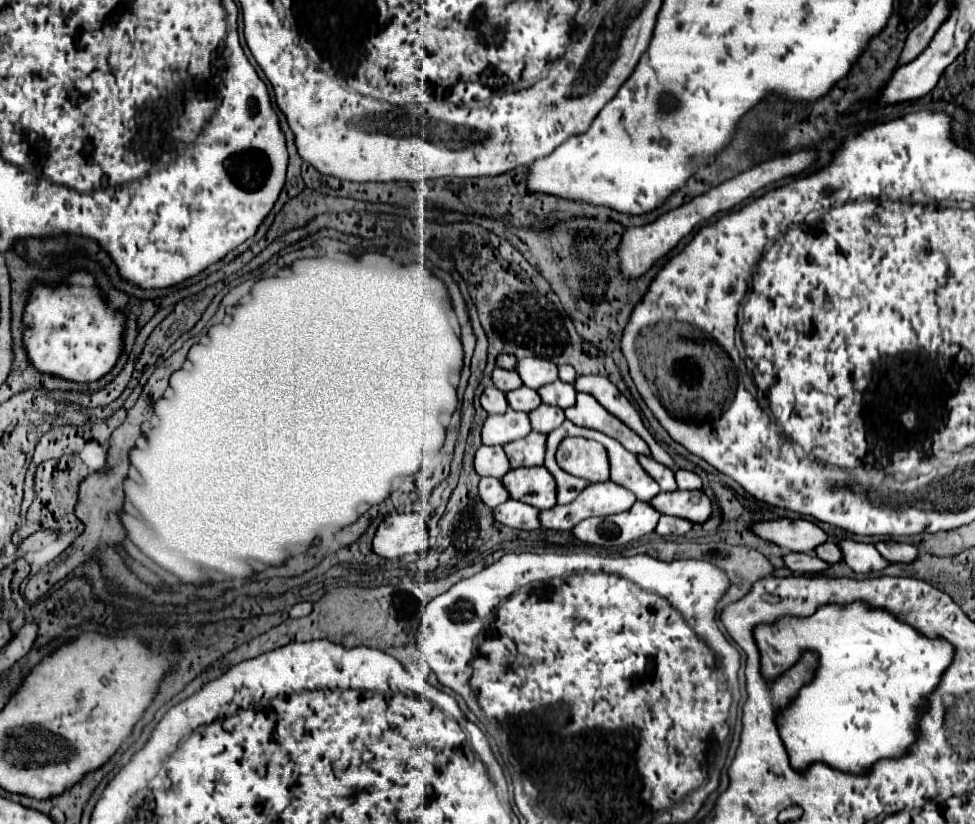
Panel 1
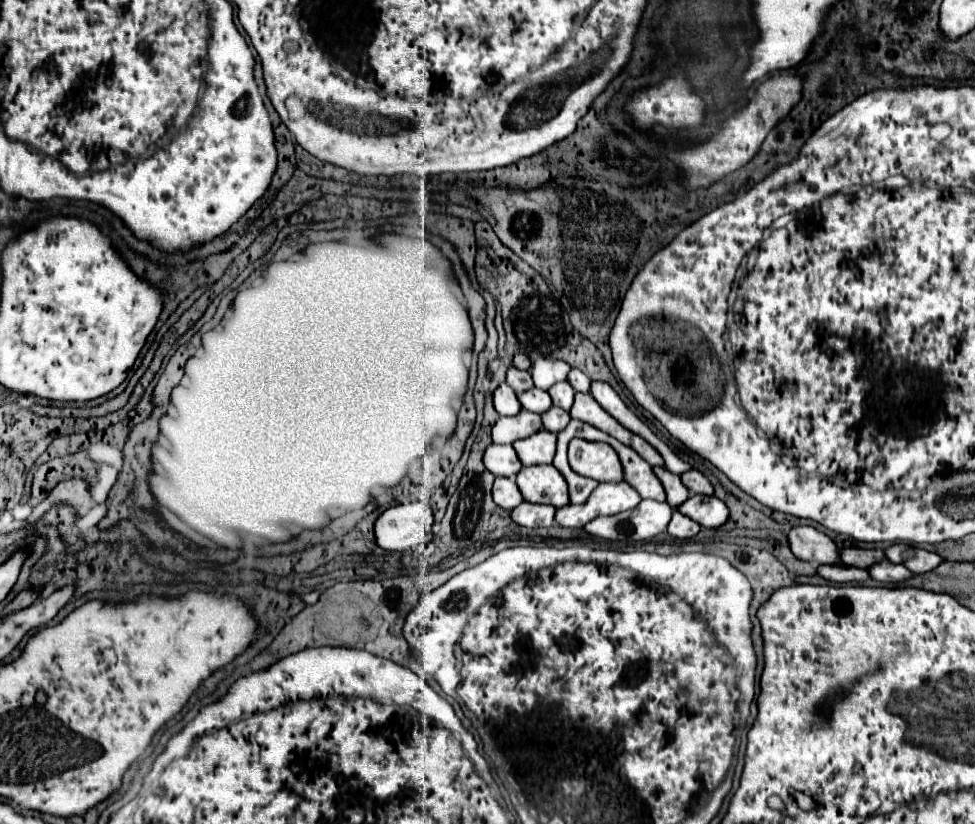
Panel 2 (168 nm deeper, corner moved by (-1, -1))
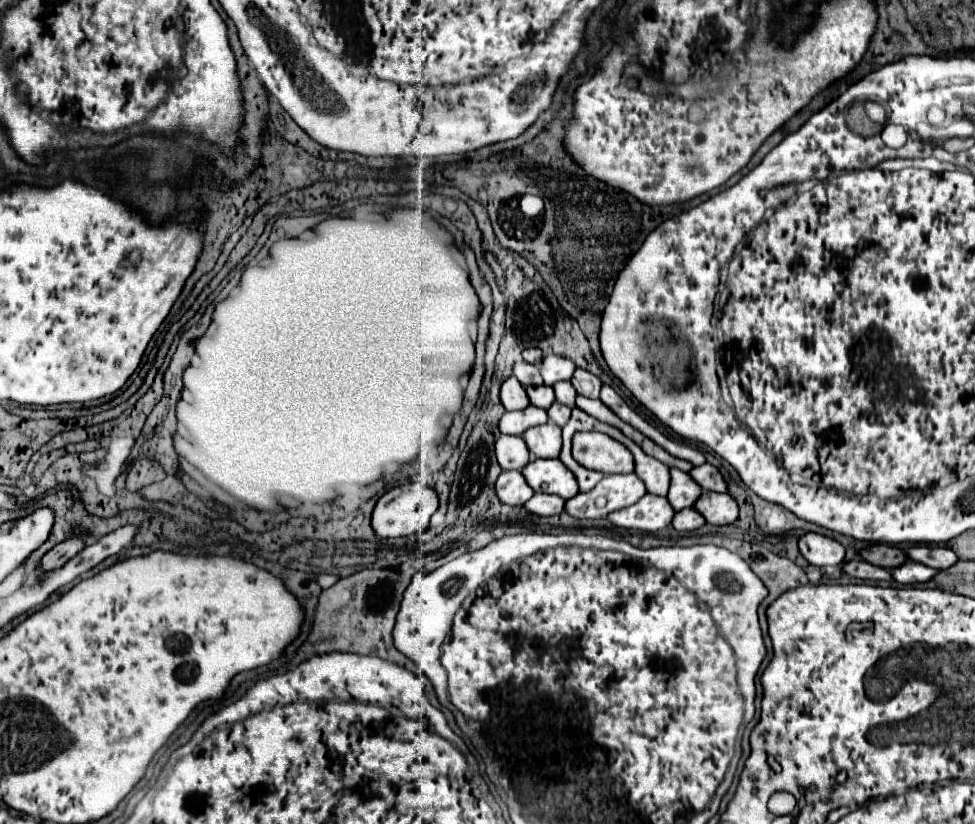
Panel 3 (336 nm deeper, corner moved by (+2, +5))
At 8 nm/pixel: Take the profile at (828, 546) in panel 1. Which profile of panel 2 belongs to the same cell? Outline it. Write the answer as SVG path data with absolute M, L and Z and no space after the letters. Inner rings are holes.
M850 547L850 549L840 551L840 561L844 565L852 565L852 567L860 567L860 569L868 569L870 565L874 565L874 563L878 563L882 559L884 559L884 553L876 551L876 549Z

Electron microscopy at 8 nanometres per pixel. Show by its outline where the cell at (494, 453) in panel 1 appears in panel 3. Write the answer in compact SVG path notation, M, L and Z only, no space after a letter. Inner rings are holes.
M501 435L495 443L495 451L497 451L499 465L505 471L507 469L521 471L531 461L531 453L529 453L525 441L517 435Z

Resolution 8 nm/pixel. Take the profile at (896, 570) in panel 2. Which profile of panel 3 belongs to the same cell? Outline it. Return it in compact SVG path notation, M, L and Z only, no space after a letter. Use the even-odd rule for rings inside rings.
M907 561L905 565L901 565L899 569L893 569L893 579L897 583L905 583L905 585L911 585L911 583L927 583L929 579L933 579L939 571L937 569L931 569L927 565L921 565L921 563L915 563L915 561Z

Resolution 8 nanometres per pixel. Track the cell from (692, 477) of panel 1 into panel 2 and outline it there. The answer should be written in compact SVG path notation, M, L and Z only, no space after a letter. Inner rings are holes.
M690 469L680 477L682 477L682 483L688 487L690 493L702 493L702 495L712 495L714 493L710 481L696 469Z

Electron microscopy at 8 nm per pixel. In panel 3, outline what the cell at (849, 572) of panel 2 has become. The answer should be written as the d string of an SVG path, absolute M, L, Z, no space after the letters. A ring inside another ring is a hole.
M849 561L843 565L845 573L857 579L869 579L869 581L893 581L889 569L881 569L877 565L871 565L867 561Z

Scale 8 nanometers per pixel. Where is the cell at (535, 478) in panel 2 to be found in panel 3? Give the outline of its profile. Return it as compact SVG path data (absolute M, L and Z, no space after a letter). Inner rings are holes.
M533 459L521 473L535 493L555 493L563 499L579 493L575 475L559 459Z

